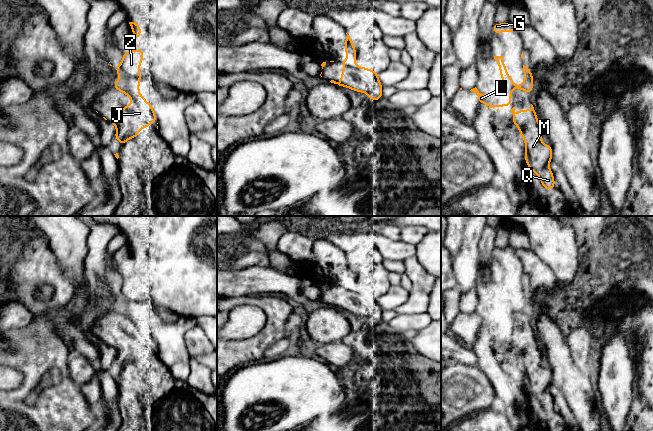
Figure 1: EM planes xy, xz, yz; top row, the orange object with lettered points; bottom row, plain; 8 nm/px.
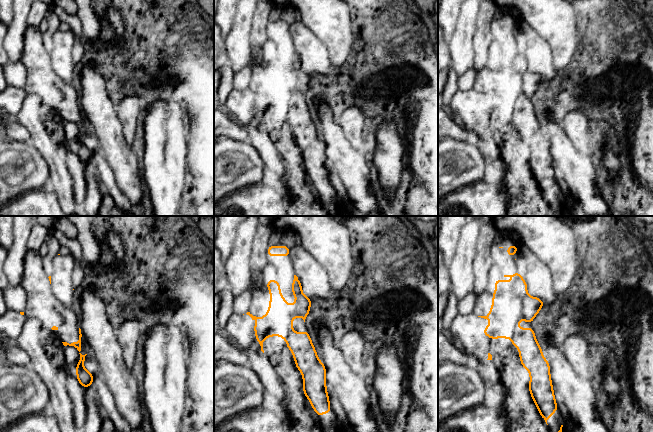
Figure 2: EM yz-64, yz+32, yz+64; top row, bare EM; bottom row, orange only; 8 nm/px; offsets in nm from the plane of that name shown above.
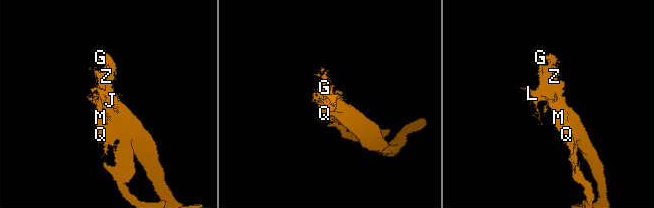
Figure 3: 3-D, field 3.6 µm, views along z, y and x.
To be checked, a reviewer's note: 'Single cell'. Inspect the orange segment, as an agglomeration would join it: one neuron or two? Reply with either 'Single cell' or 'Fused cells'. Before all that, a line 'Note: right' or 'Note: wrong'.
Note: right
Single cell

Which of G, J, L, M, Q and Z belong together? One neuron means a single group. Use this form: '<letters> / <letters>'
G J L M Q Z

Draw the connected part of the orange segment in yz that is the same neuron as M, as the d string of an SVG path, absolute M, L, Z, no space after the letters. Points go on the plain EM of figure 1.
M531 328L530 334L519 333L515 340L515 331L511 333L513 347L518 351L526 369L525 384L531 395L541 404L545 415L555 412L554 401L548 388L552 384L552 372L541 366L544 353L539 349L535 333Z

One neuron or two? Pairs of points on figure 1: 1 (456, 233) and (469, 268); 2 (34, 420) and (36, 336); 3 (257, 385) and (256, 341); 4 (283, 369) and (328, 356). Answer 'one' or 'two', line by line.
1: two
2: one
3: two
4: two

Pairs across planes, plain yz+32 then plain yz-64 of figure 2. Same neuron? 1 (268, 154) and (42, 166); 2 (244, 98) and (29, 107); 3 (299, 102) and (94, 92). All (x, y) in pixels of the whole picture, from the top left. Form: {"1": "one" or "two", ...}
{"1": "two", "2": "two", "3": "two"}

